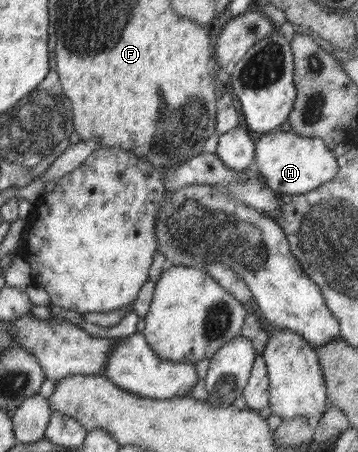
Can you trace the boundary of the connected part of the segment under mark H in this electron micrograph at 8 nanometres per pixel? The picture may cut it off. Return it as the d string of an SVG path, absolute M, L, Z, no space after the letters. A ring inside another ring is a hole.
M277 129L270 135L258 135L255 141L255 164L272 191L288 195L314 191L334 179L339 170L336 157L323 139L298 136L293 130L282 133Z

